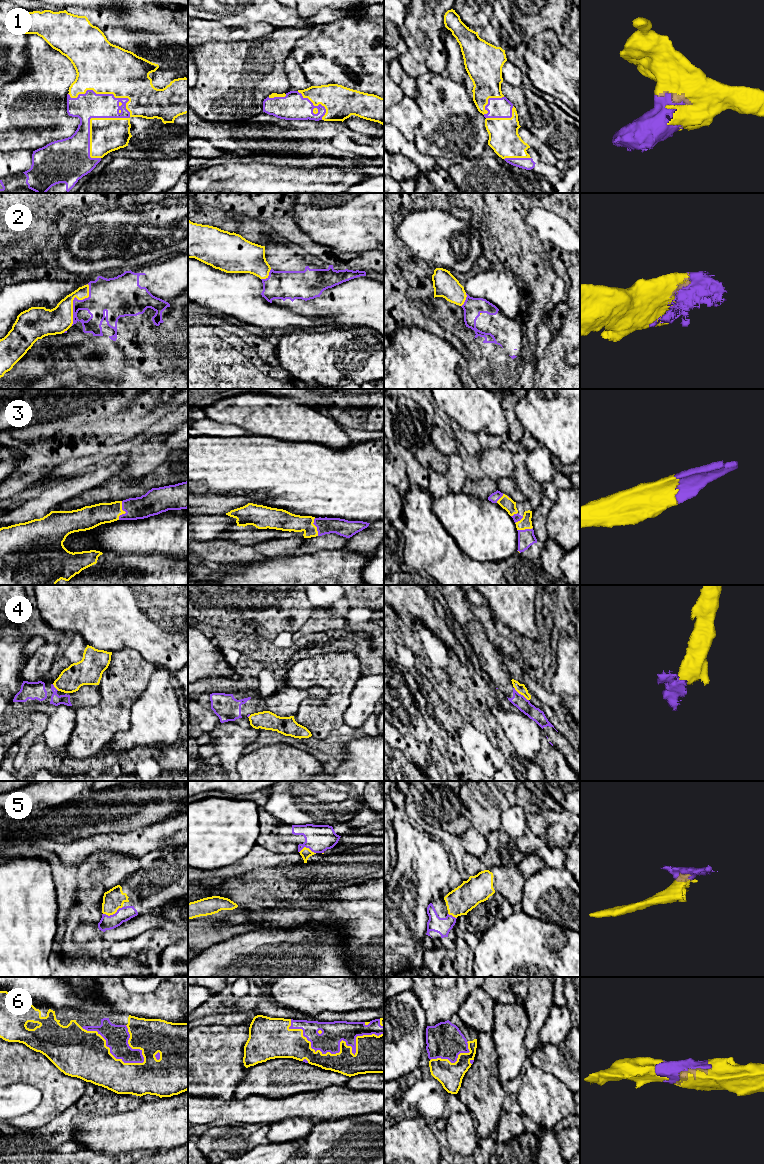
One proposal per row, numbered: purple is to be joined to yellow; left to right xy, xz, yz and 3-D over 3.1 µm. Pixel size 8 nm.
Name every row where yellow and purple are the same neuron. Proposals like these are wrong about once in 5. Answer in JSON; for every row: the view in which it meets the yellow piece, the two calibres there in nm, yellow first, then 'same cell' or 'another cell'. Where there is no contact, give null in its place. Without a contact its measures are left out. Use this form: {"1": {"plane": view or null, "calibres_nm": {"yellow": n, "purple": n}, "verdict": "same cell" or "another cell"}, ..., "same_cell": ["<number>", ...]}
{"1": {"plane": "xy", "calibres_nm": {"yellow": 280, "purple": 200}, "verdict": "same cell"}, "2": {"plane": "xy", "calibres_nm": {"yellow": 200, "purple": 240}, "verdict": "same cell"}, "3": {"plane": "xy", "calibres_nm": {"yellow": 170, "purple": 190}, "verdict": "same cell"}, "4": {"plane": "yz", "calibres_nm": {"yellow": 80, "purple": 110}, "verdict": "another cell"}, "5": {"plane": "xy", "calibres_nm": {"yellow": 160, "purple": 120}, "verdict": "same cell"}, "6": {"plane": "xz", "calibres_nm": {"yellow": 240, "purple": 180}, "verdict": "same cell"}, "same_cell": ["1", "2", "3", "5", "6"]}

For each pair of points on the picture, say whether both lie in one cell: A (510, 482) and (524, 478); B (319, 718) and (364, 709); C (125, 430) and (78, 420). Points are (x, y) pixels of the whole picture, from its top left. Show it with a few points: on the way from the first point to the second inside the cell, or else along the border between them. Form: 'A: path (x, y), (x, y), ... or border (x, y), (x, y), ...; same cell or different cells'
A: border (512, 476), (526, 499); different cells
B: border (349, 701), (344, 713), (343, 722); different cells
C: path (113, 432), (97, 432), (90, 427); same cell

